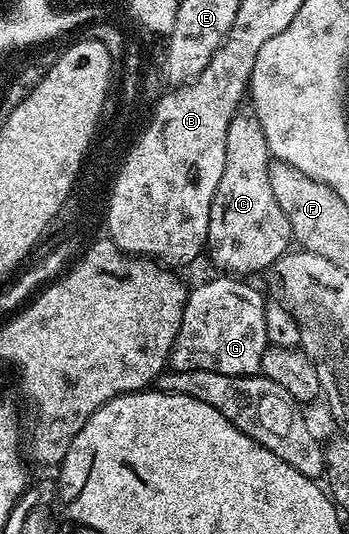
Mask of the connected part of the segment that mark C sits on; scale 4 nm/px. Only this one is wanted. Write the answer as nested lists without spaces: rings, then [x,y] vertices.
[[[251,106],[239,107],[233,114],[233,122],[229,122],[229,134],[225,134],[225,170],[221,174],[221,182],[217,182],[217,194],[213,194],[209,210],[206,251],[209,256],[211,252],[211,260],[219,267],[220,273],[247,278],[250,272],[263,272],[266,268],[268,271],[292,247],[289,218],[285,218],[285,210],[277,206],[277,198],[273,196],[273,182],[269,180],[272,163],[271,147],[267,145],[265,130],[261,130],[261,118]]]

